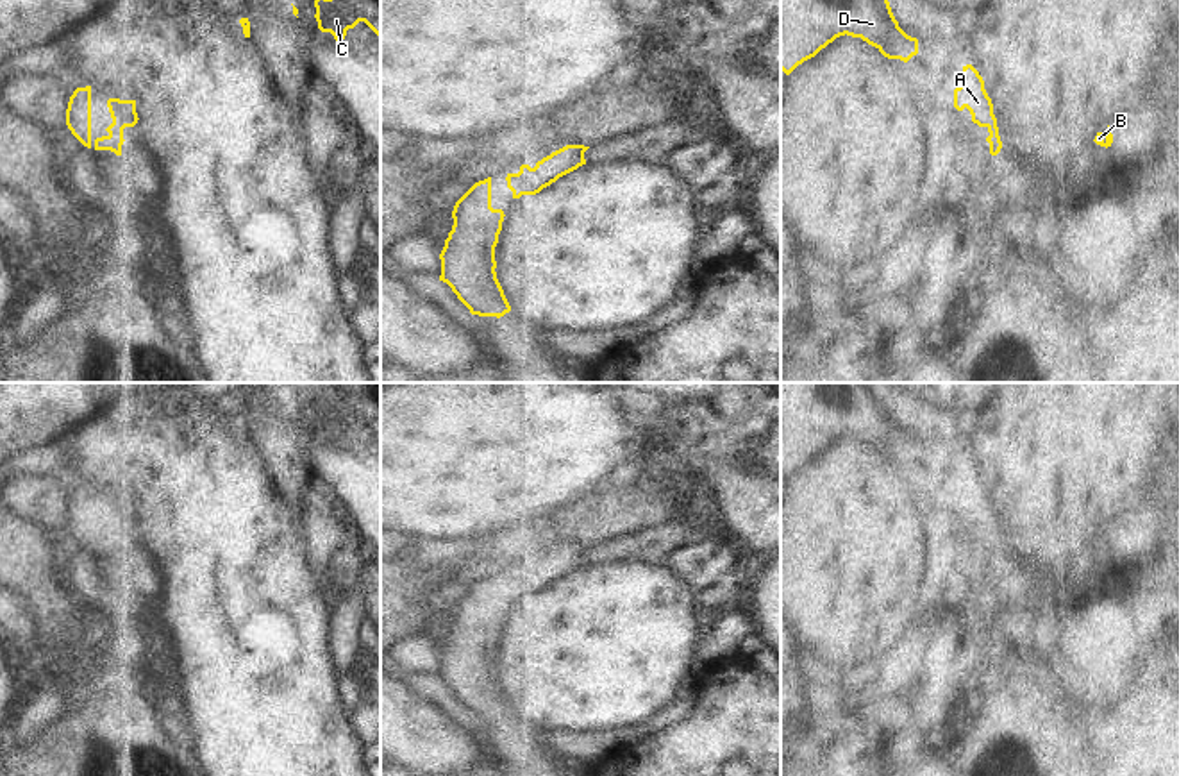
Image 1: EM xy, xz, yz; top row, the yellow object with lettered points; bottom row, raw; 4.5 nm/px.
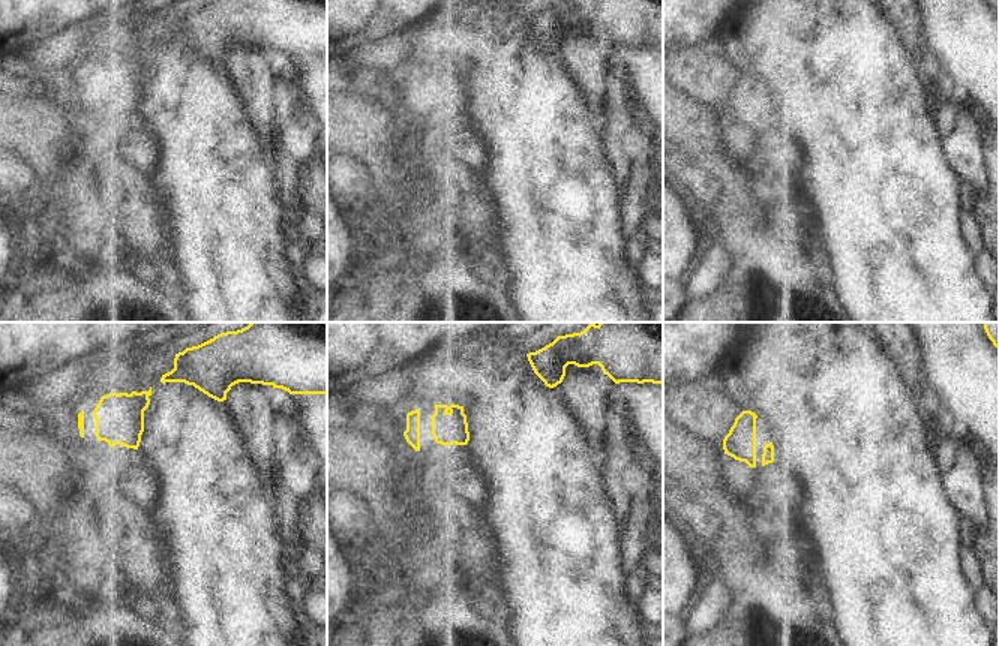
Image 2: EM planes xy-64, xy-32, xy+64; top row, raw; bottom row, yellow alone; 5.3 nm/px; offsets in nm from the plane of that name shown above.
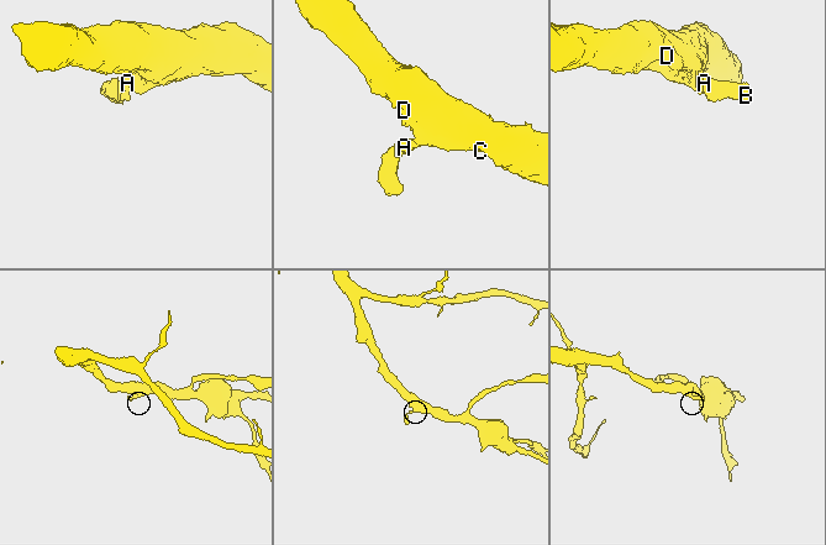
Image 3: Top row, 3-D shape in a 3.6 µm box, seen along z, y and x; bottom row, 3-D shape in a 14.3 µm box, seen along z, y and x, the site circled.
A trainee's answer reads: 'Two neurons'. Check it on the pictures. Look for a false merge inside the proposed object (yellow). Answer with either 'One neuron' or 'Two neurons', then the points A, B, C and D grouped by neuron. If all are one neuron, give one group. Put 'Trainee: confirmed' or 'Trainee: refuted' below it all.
One neuron. Groups: A B C D.
Trainee: refuted

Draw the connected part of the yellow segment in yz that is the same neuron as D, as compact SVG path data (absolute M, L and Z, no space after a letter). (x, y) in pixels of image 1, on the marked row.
M781 0L781 70L790 75L845 34L861 38L888 59L907 63L918 54L918 39L899 27L888 0Z

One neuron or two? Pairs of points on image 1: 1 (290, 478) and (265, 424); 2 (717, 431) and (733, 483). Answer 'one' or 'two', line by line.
1: one
2: two

